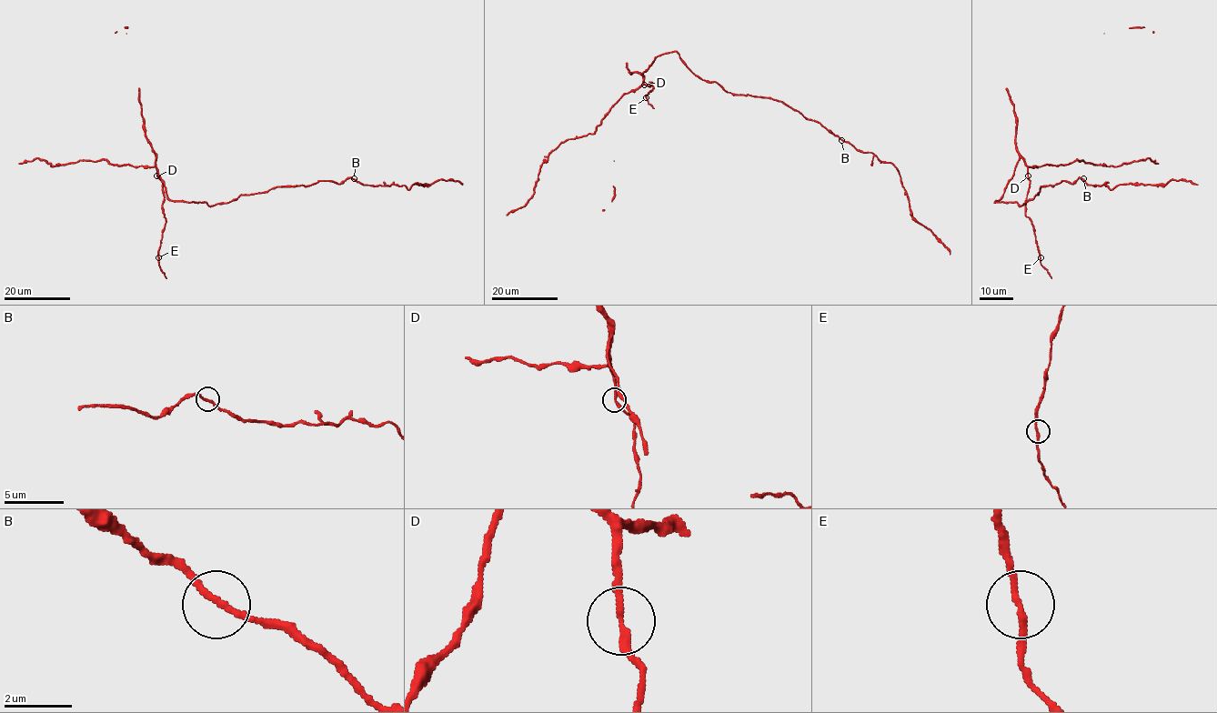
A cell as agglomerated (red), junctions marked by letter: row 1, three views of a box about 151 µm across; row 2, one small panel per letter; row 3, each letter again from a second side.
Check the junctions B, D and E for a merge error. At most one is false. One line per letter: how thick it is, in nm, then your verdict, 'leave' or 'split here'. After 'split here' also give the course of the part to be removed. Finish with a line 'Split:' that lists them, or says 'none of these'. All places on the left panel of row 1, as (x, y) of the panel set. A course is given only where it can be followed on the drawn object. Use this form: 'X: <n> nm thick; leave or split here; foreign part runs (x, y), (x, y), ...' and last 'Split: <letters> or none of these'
B: 180 nm thick; leave
D: 200 nm thick; leave
E: 180 nm thick; leave
Split: none of these

